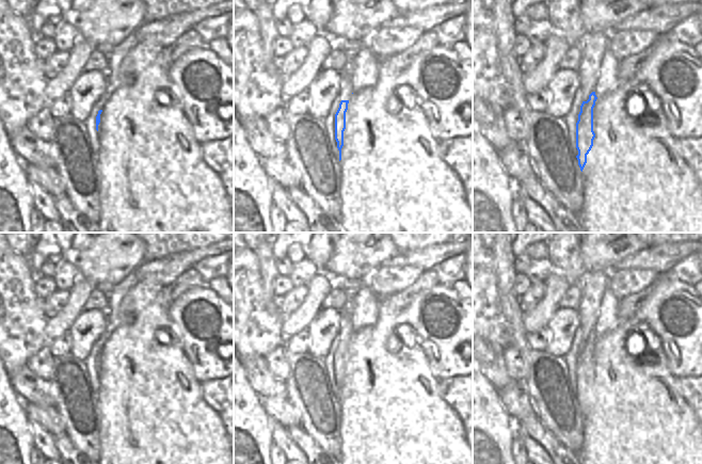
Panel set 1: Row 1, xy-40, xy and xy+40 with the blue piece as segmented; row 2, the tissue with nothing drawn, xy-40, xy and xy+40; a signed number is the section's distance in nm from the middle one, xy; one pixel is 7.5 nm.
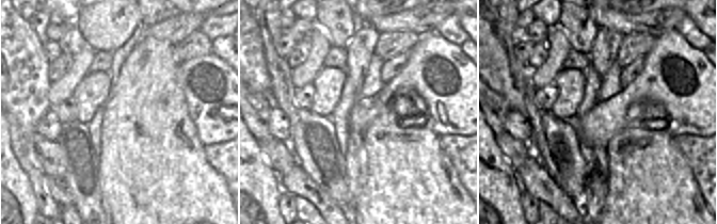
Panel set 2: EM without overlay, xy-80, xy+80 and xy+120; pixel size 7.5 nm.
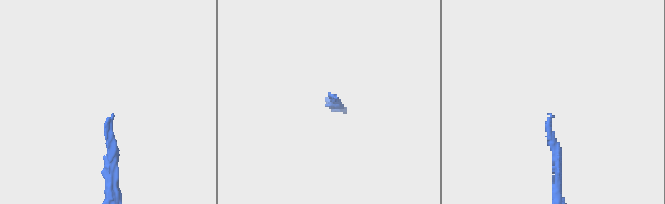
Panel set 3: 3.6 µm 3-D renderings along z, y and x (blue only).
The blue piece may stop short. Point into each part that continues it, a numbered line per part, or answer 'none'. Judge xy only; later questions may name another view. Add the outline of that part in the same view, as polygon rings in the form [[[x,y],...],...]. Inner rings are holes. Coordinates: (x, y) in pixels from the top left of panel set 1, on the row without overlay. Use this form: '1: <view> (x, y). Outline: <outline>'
1: xy (351, 287). Outline: [[[335,279],[335,286],[340,286],[346,292],[346,306],[341,310],[341,323],[339,325],[338,336],[340,339],[350,339],[353,332],[350,319],[350,304],[363,285],[364,282],[357,279]]]

